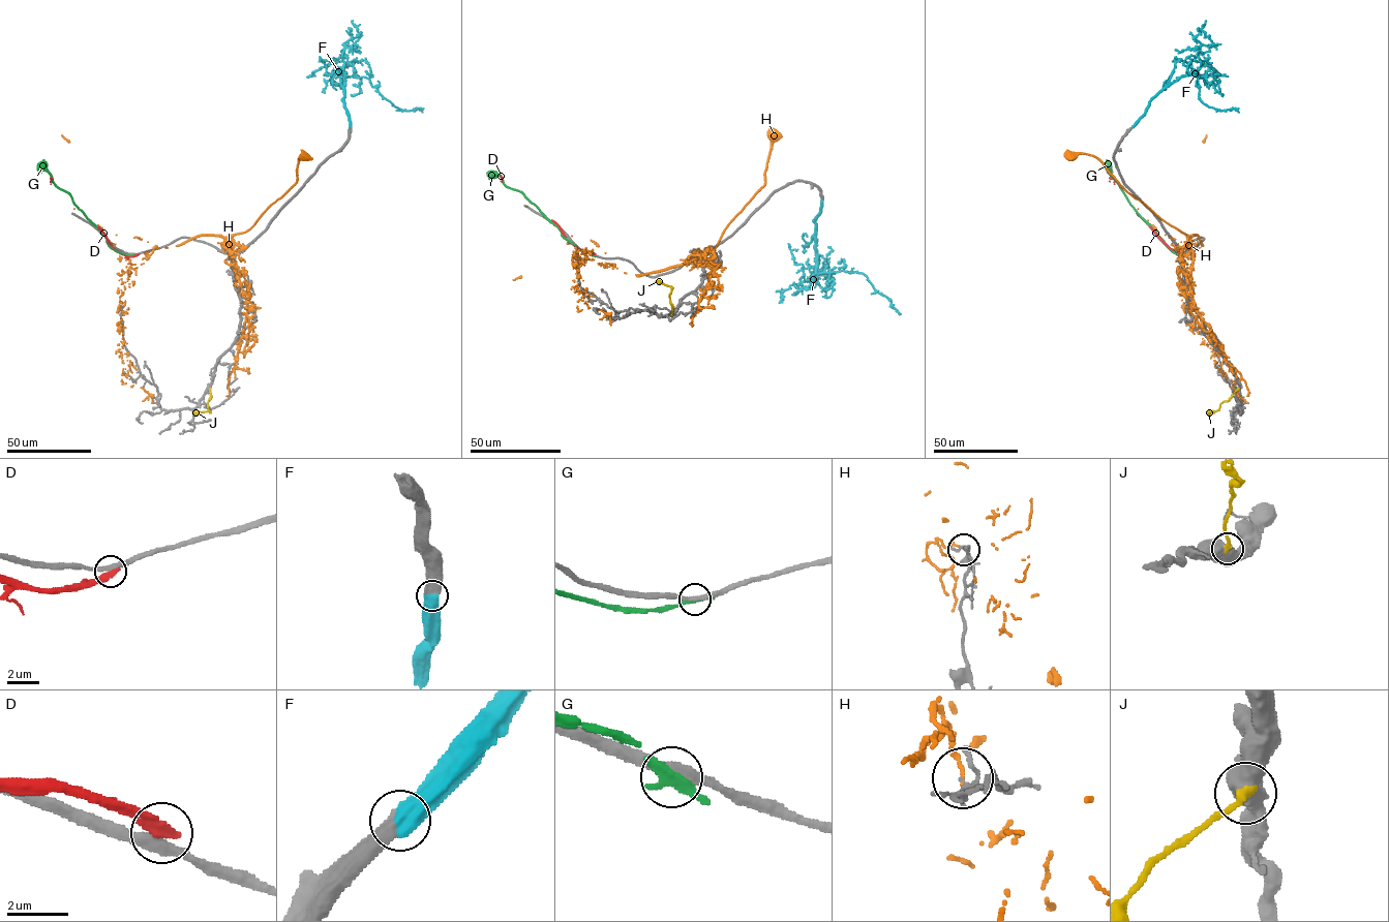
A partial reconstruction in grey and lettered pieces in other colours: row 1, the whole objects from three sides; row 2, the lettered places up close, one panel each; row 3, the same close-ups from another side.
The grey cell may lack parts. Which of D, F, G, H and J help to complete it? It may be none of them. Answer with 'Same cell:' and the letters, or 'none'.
Same cell: F

